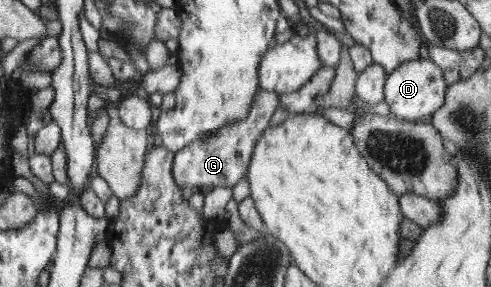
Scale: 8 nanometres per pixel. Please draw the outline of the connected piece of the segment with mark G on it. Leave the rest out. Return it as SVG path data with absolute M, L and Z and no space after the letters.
M261 90L255 97L255 103L251 105L247 119L228 124L228 128L216 132L216 135L195 140L189 147L177 152L176 162L173 163L177 184L181 188L191 186L193 190L207 190L216 186L232 187L239 183L252 162L257 141L269 128L269 122L280 105L279 94Z

